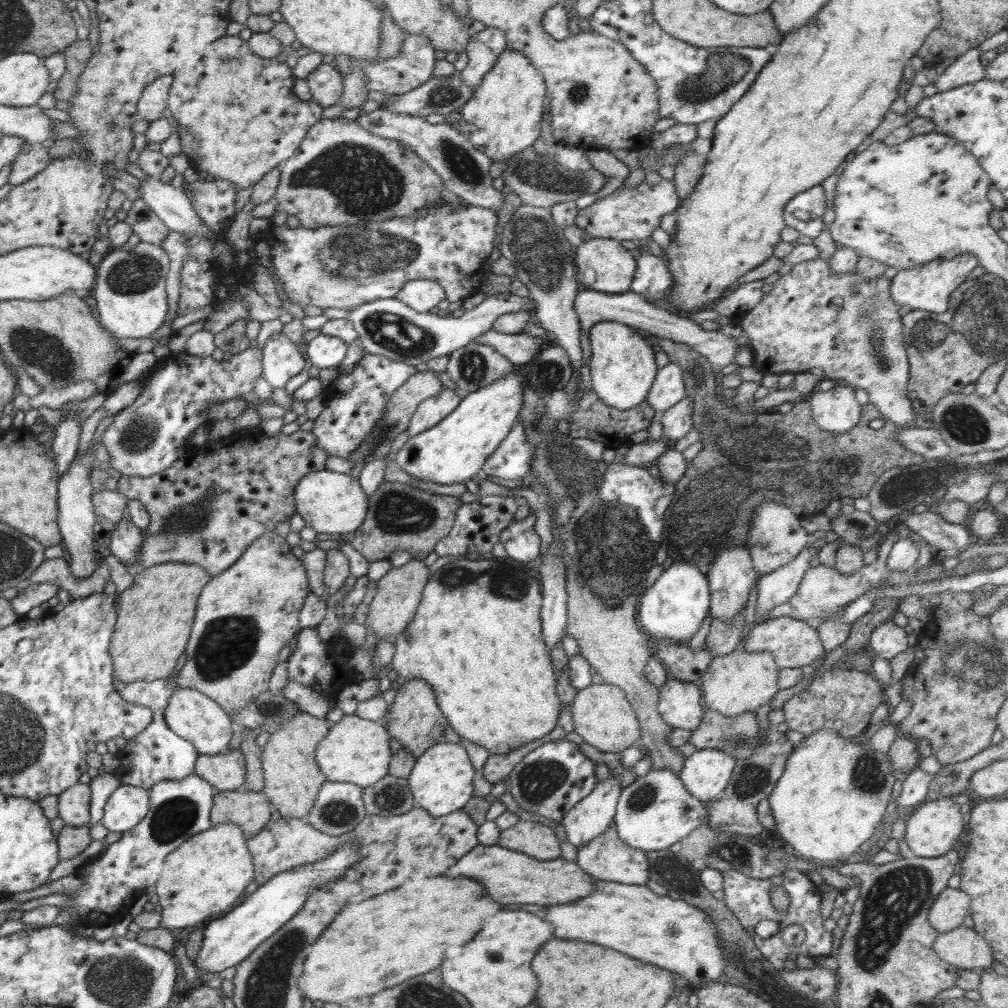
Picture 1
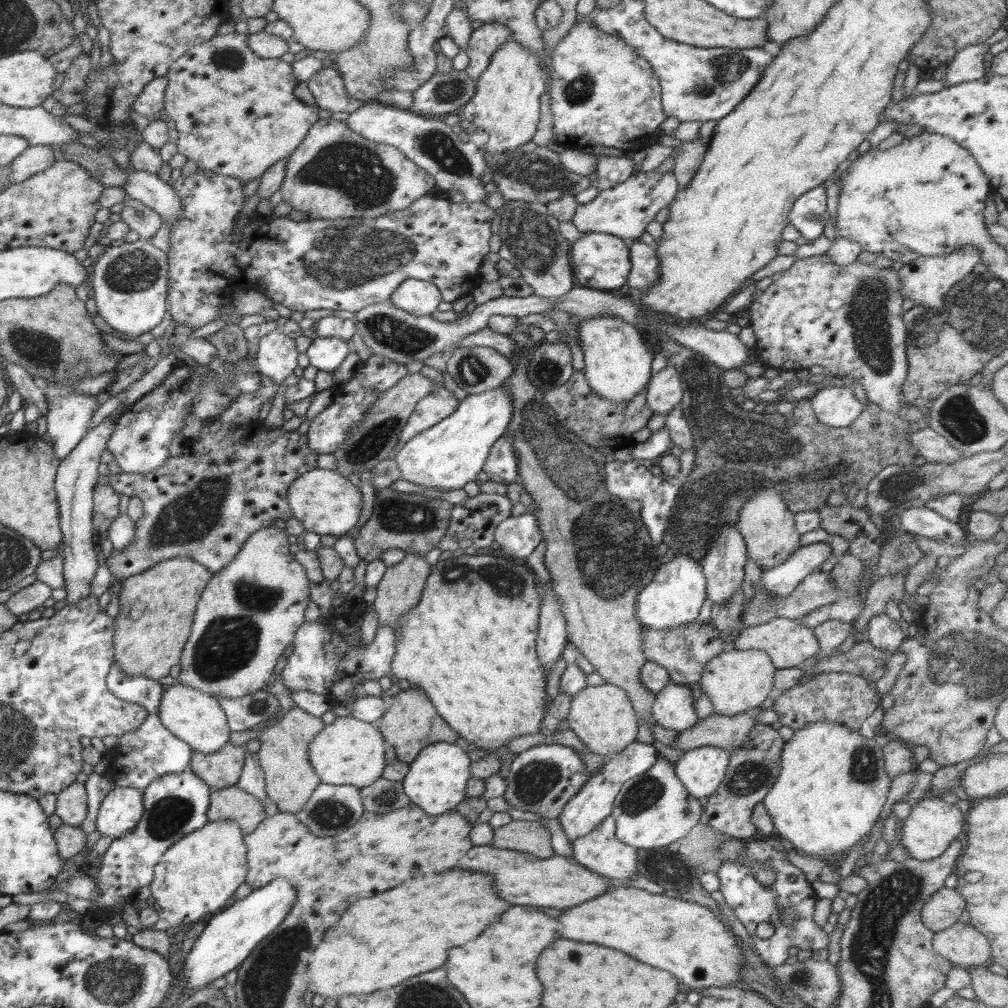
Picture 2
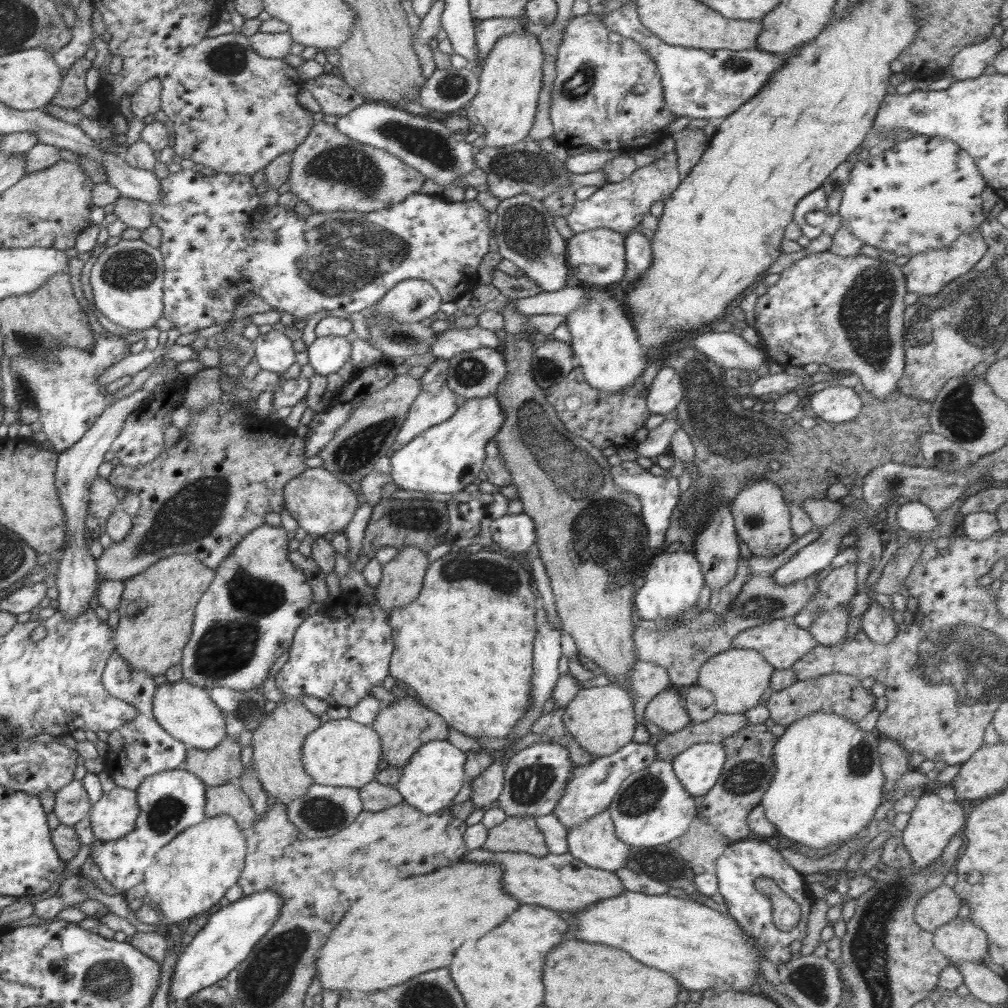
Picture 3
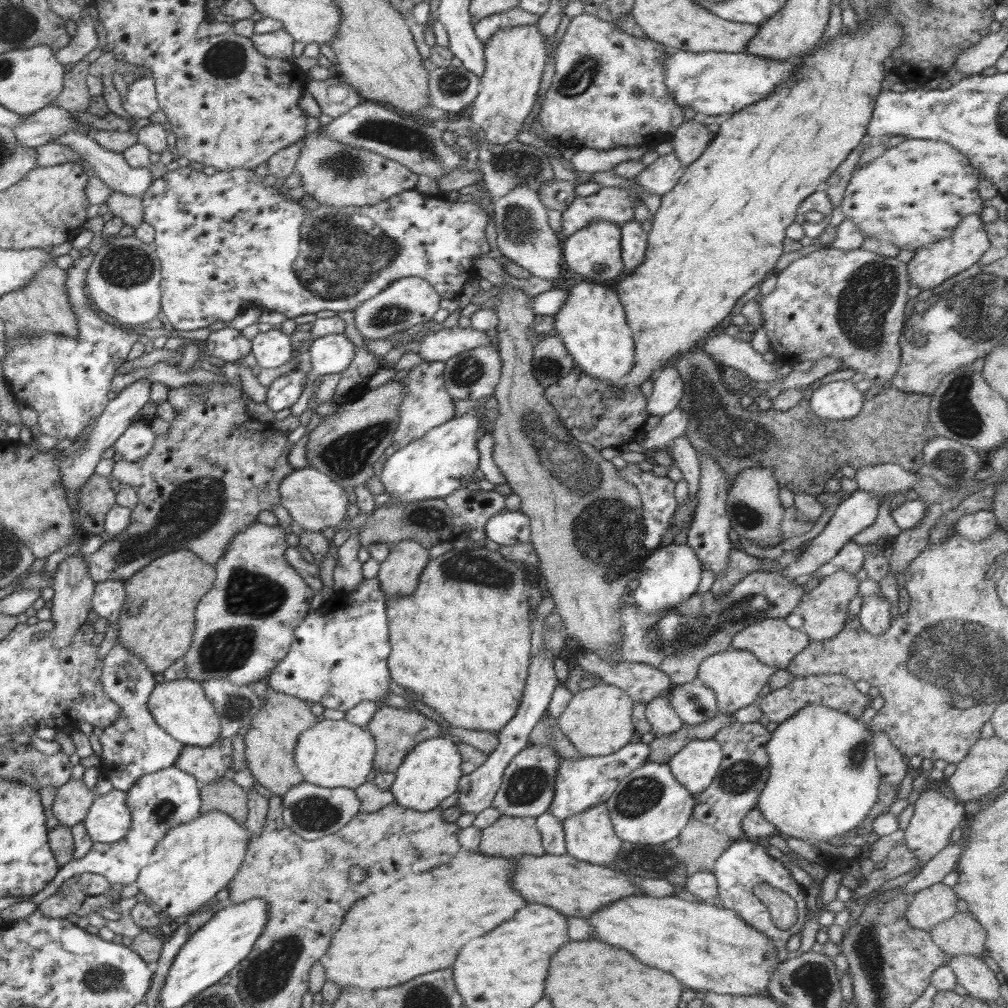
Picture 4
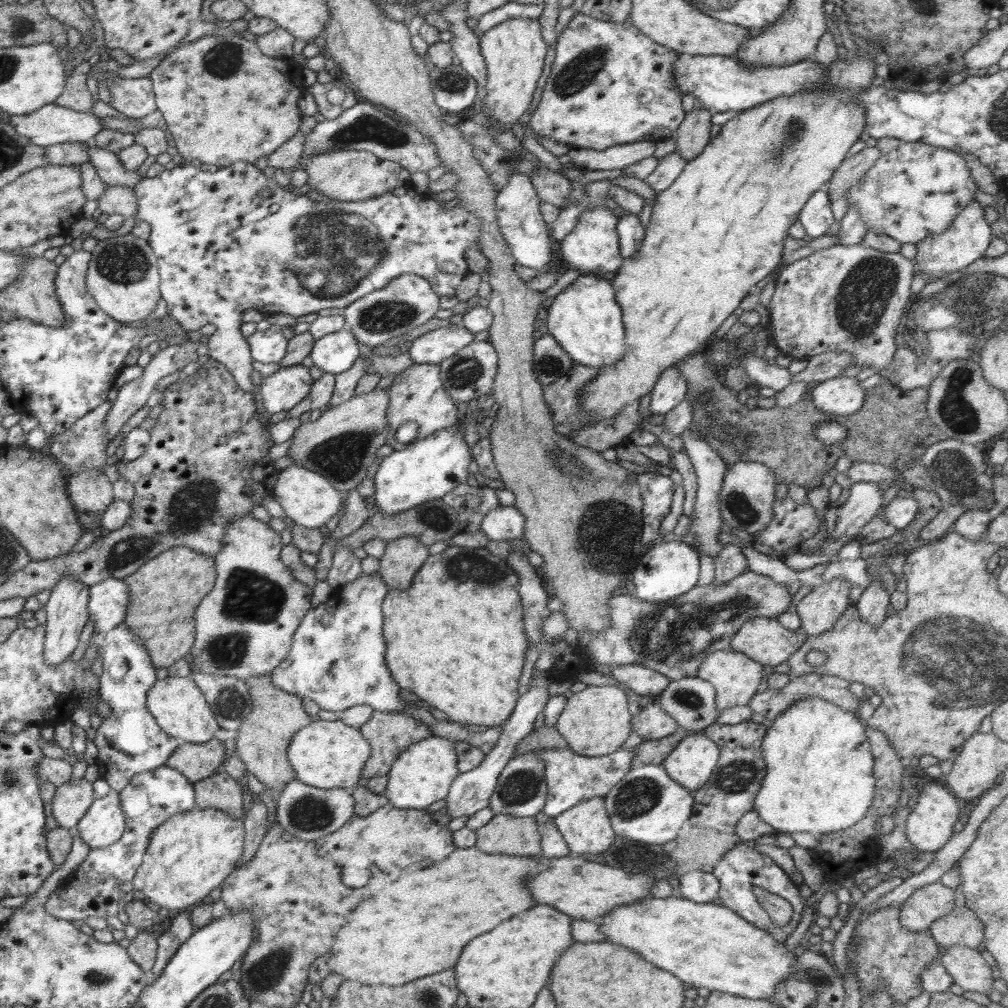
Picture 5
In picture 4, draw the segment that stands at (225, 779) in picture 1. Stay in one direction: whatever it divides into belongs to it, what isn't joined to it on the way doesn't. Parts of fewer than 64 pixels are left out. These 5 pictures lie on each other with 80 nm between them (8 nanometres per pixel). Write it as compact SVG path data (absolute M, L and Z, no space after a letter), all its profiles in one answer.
M220 737L212 746L200 748L184 745L174 766L196 777L198 784L216 782L226 776L233 759L232 738Z

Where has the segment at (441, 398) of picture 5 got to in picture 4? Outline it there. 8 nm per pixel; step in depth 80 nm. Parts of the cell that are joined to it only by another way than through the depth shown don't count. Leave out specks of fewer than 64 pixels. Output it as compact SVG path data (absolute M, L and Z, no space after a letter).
M424 361L411 368L409 374L401 380L405 384L405 395L397 408L399 419L392 435L392 445L396 449L404 448L407 444L422 438L428 431L455 417L456 400L450 396L445 387L444 369L443 362Z

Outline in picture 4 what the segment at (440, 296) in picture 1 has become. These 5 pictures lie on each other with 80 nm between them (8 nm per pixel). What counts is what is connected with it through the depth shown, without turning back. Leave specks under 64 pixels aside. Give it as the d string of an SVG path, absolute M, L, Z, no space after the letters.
M416 276L400 278L388 285L375 297L365 300L354 310L354 324L356 331L360 332L363 339L381 340L388 338L388 335L396 331L406 331L412 326L430 321L432 316L440 308L440 295L427 281Z

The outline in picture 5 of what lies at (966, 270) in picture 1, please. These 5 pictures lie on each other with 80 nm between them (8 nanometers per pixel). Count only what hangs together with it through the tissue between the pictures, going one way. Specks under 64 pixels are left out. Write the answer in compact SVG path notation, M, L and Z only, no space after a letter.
M970 202L968 208L960 211L952 222L952 226L944 234L920 240L917 244L918 254L913 260L915 262L914 272L915 274L924 273L928 276L928 281L944 278L983 258L991 239L991 226L984 220L984 207L980 202Z

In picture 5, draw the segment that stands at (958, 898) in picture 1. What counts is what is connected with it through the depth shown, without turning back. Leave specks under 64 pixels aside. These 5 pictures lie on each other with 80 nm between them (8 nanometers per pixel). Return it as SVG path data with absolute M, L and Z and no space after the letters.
M936 881L918 887L901 903L900 924L914 932L929 930L929 926L946 916L954 907L955 889Z

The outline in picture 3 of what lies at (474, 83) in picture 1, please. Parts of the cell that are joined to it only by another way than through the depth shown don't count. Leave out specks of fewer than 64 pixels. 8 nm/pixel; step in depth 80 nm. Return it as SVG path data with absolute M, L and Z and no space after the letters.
M491 18L481 20L481 22L475 26L475 39L481 62L479 62L477 66L472 67L472 70L474 72L480 72L485 58L492 50L493 44L501 36L515 33L521 28L522 26L517 19Z

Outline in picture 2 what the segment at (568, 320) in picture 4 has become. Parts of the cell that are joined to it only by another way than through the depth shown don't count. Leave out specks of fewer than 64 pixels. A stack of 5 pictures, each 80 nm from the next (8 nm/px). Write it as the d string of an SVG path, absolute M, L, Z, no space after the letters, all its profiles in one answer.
M600 315L582 320L578 328L580 348L584 355L584 376L591 389L602 398L615 403L632 400L637 392L646 389L652 376L650 366L655 355L648 351L645 336L639 329L617 316Z

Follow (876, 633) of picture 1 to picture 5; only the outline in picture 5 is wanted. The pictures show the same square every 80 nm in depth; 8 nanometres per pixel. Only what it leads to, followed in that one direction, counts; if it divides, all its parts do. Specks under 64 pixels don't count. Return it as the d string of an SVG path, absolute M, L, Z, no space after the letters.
M871 578L871 583L863 589L863 593L854 606L868 624L878 626L888 616L886 610L889 604L889 594L876 579Z

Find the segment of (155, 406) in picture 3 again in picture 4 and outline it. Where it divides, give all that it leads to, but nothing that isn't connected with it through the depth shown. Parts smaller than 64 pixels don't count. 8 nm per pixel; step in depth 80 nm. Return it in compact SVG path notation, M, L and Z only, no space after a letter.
M150 419L136 421L124 431L124 434L113 444L115 452L122 454L128 462L138 462L152 450L157 435L150 429Z

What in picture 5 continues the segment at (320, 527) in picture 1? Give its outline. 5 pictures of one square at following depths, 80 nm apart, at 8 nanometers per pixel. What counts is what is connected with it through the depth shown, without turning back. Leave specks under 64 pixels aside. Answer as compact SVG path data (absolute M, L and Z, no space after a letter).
M292 464L280 471L273 496L281 504L285 515L306 528L333 525L342 511L347 496L338 492L324 476Z

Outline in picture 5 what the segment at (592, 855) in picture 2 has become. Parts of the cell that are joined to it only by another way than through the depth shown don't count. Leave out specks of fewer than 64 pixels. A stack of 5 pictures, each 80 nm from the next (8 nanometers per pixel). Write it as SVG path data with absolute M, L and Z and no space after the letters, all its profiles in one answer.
M602 797L586 800L553 819L562 833L572 856L599 854L608 850L615 839L611 820L605 810Z

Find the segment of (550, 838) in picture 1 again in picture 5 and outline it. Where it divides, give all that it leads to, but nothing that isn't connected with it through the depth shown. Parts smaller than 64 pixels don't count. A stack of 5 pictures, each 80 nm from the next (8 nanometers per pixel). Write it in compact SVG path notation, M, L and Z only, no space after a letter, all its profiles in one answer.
M496 814L488 824L475 831L475 847L482 852L533 858L541 854L541 832L534 817Z

